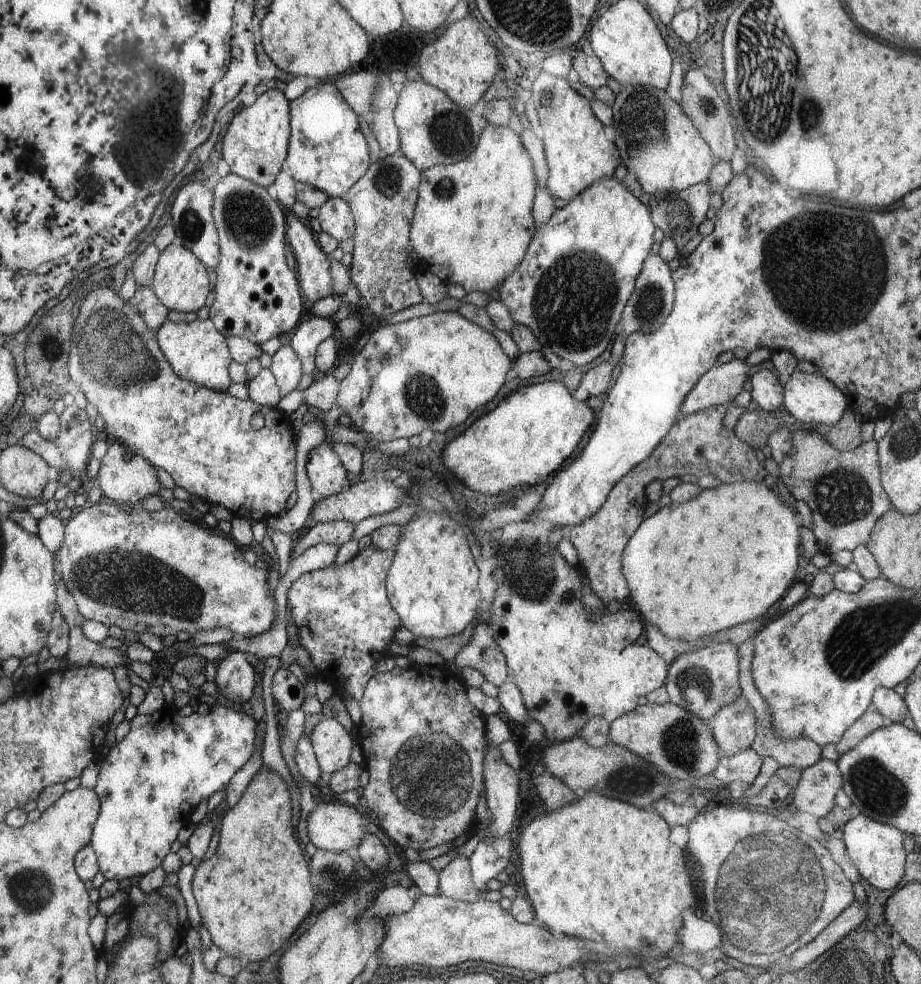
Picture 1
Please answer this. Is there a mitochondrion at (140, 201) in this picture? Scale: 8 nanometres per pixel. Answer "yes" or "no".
no

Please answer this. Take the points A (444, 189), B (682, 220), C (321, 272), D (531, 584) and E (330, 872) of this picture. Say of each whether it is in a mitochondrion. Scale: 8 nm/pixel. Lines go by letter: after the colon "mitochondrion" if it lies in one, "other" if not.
A: mitochondrion
B: mitochondrion
C: other
D: mitochondrion
E: mitochondrion

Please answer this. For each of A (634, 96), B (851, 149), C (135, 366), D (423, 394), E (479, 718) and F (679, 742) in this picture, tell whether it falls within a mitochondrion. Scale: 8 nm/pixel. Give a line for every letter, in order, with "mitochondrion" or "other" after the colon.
A: other
B: other
C: mitochondrion
D: mitochondrion
E: other
F: mitochondrion

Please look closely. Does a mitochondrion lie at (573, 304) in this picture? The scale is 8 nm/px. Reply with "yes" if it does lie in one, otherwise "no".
yes

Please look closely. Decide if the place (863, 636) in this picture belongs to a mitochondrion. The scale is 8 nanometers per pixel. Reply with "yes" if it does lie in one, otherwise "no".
yes

